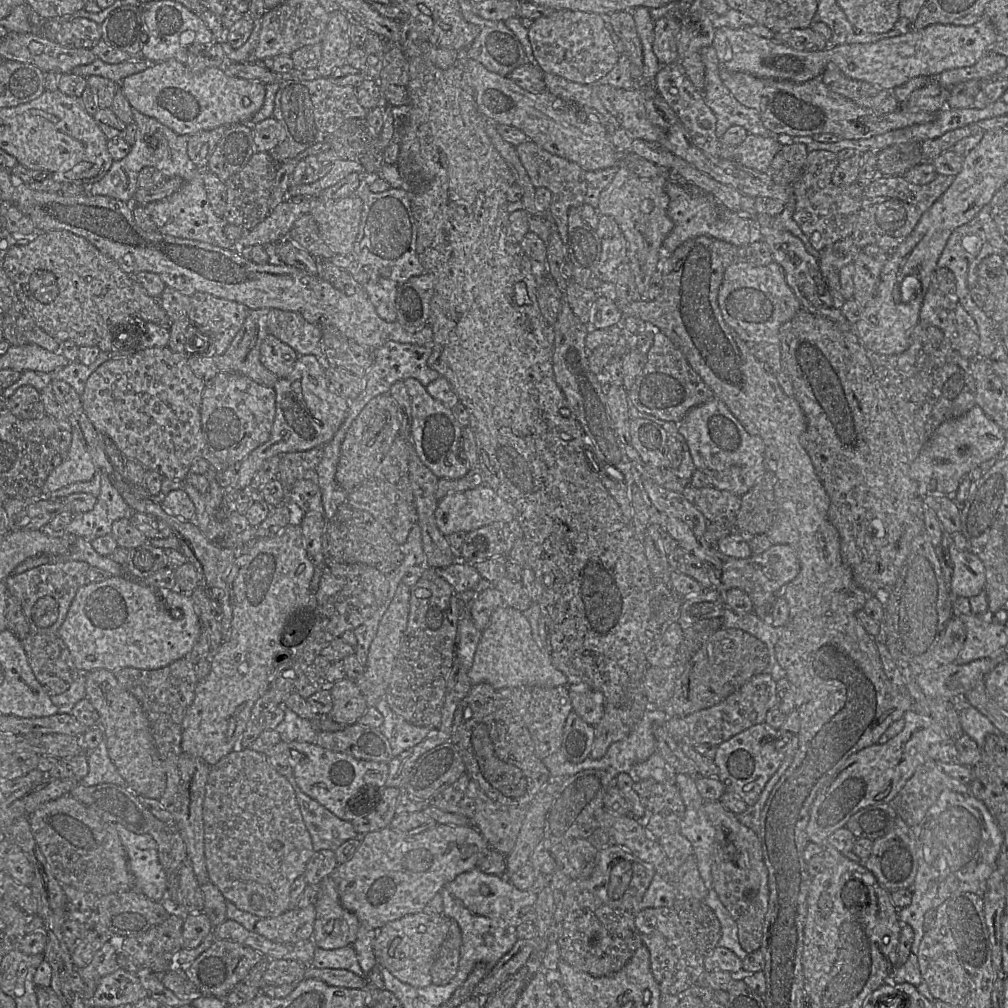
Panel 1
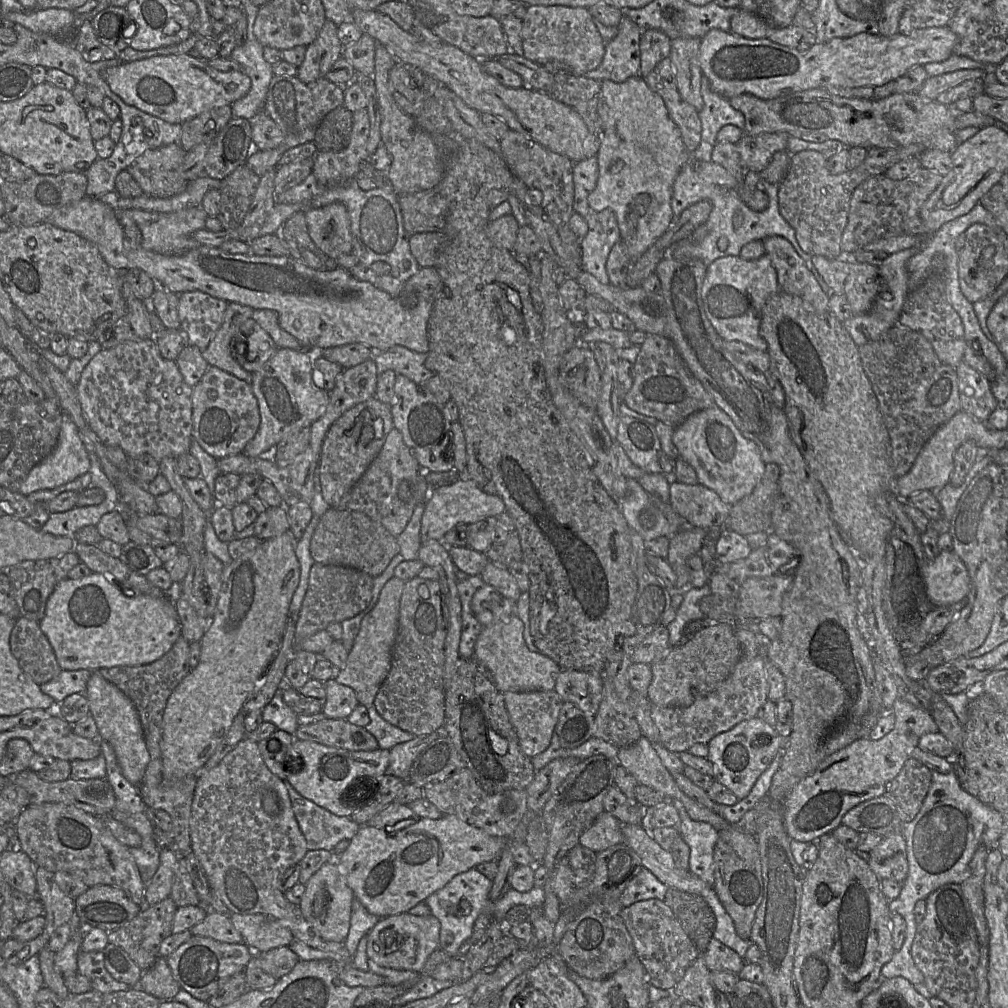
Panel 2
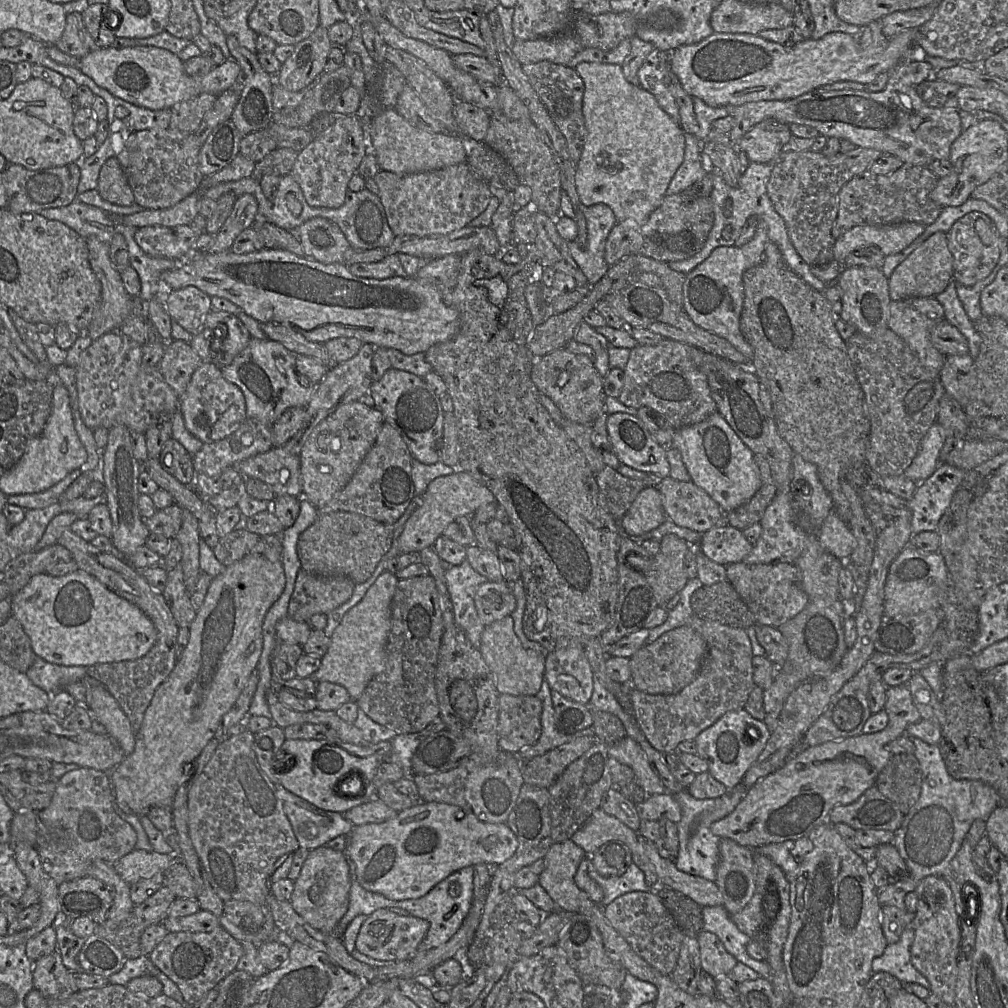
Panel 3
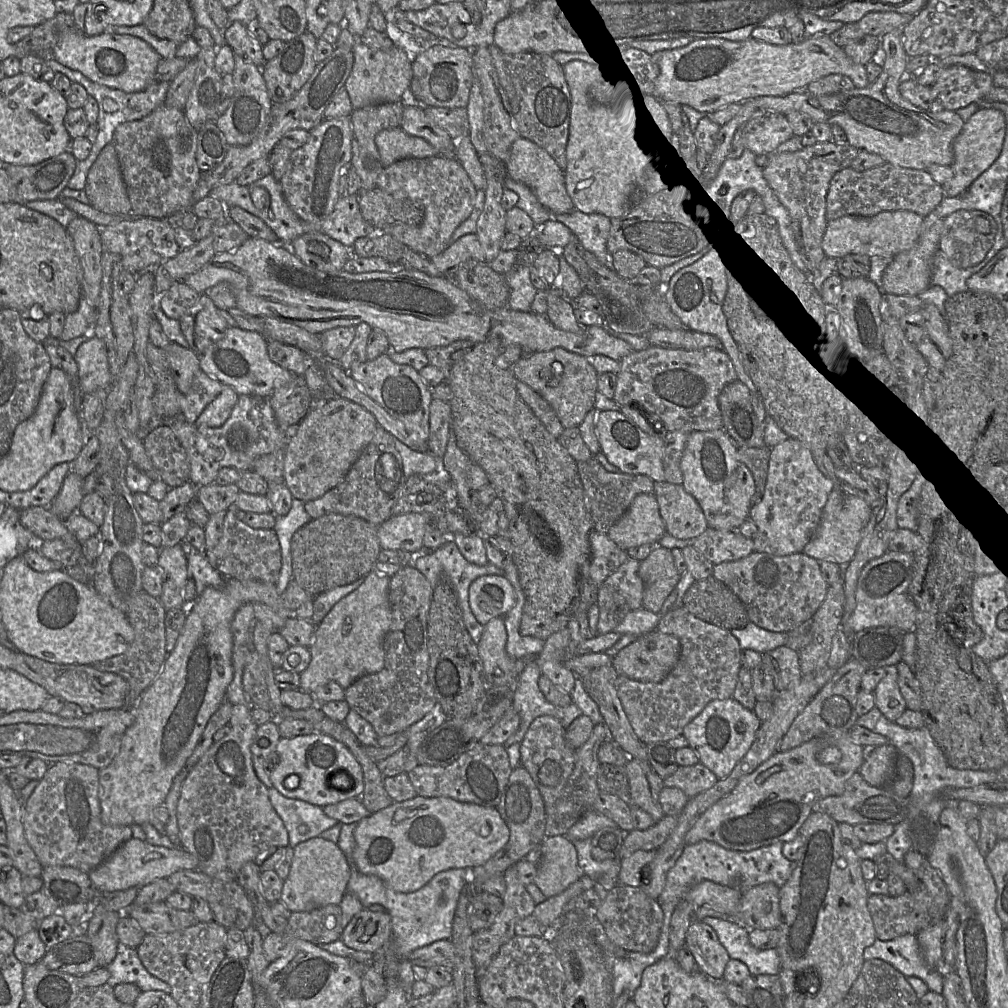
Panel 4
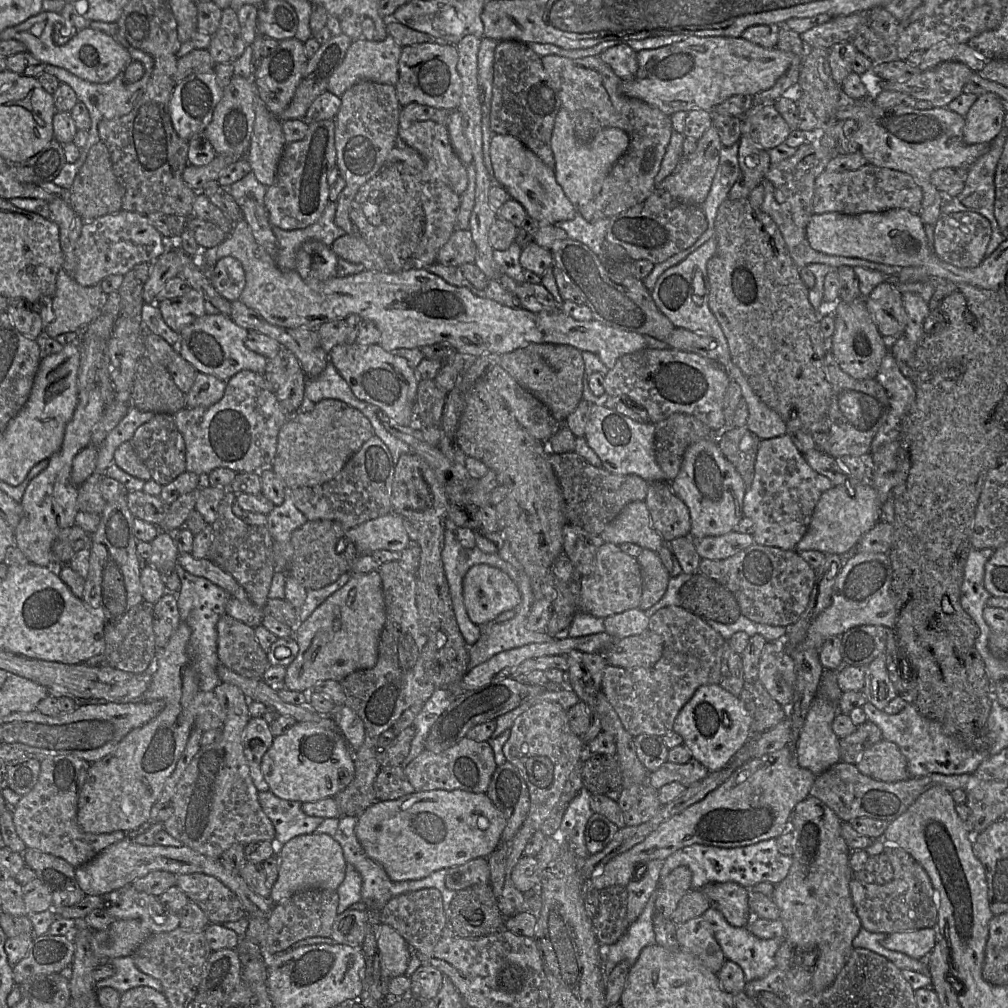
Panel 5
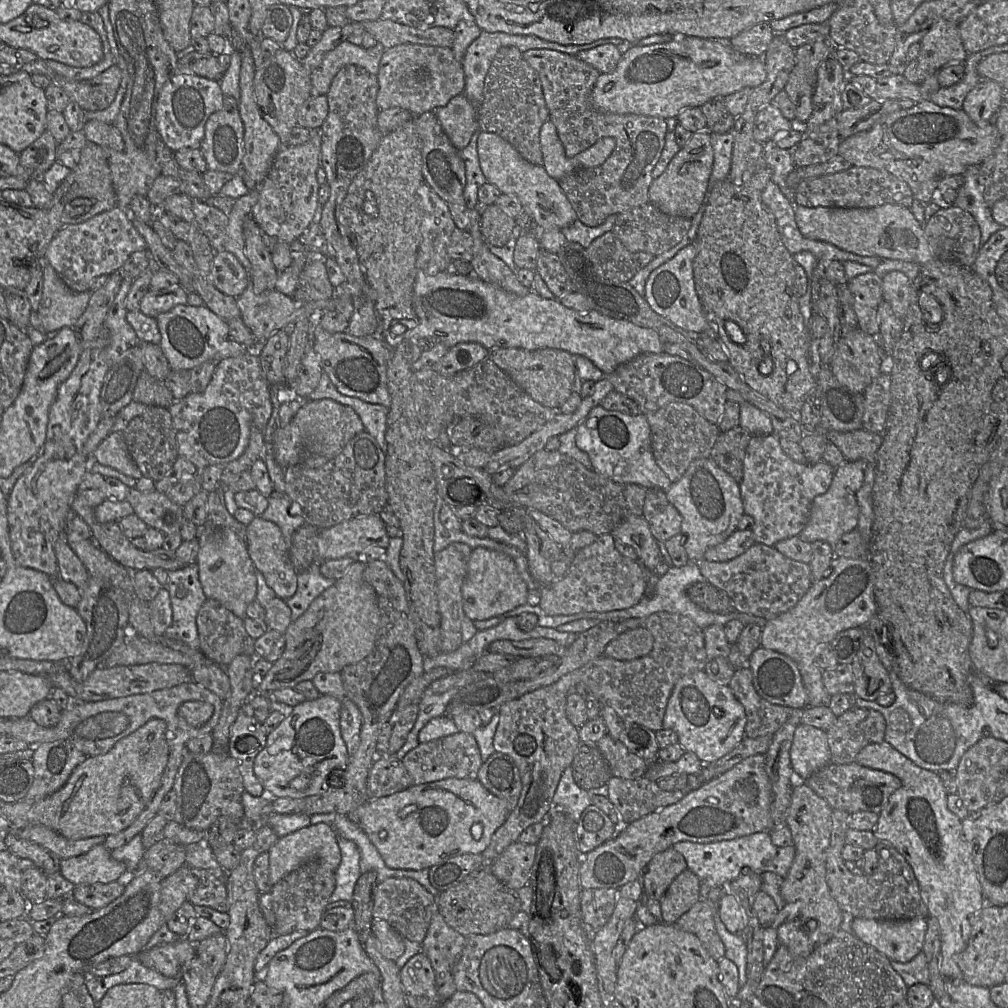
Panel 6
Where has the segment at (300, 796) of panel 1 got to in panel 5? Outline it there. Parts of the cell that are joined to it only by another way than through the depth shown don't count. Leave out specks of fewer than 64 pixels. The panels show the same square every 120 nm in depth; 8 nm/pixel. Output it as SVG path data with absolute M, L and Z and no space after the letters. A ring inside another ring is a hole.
M270 790L259 791L258 800L263 812L273 823L275 840L281 844L299 835L314 833L324 820L305 814L301 802L279 798Z

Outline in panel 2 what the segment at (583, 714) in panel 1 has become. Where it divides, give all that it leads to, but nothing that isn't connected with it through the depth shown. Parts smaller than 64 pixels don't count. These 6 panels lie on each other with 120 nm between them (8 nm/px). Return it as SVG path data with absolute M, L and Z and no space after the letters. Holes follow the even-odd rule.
M562 669L554 691L564 701L572 702L586 714L595 716L603 698L601 673Z

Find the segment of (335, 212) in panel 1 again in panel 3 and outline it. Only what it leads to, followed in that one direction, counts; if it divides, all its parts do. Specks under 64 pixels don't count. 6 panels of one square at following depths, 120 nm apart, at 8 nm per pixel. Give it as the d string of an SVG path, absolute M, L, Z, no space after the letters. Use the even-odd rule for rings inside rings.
M323 217L309 219L302 223L295 231L289 232L295 232L295 237L299 240L303 247L305 257L316 260L323 264L342 263L344 254L348 250L353 249L347 241L344 233L341 231L340 227L336 223Z

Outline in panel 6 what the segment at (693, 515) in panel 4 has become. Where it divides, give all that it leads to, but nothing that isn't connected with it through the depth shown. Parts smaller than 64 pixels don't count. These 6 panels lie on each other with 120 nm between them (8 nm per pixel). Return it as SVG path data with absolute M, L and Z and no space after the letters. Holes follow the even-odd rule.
M647 490L642 516L647 520L651 533L659 543L681 533L682 516L668 501L663 490Z

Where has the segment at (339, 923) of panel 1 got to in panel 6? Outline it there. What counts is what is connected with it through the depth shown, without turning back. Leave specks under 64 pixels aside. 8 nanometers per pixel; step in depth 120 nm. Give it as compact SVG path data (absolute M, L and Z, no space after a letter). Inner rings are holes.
M326 823L310 824L278 838L269 849L271 885L273 886L284 876L311 860L323 861L333 872L338 868L341 862L341 852L337 843L337 834L332 826Z

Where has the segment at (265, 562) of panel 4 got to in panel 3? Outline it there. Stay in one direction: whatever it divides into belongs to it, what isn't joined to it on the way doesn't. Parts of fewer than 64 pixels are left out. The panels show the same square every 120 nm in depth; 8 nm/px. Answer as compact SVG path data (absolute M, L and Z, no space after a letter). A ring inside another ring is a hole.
M234 529L220 538L213 552L225 567L251 554L260 554L271 562L282 562L283 546L280 535L261 535L247 529Z

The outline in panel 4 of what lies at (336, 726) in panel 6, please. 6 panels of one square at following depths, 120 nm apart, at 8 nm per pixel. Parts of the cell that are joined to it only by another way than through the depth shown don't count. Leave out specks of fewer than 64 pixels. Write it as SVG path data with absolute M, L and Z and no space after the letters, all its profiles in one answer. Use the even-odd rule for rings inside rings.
M323 733L281 738L276 746L277 761L269 768L273 787L287 798L304 800L321 808L347 799L360 799L364 790L363 770L351 751ZM338 778L354 778L349 791L337 791Z

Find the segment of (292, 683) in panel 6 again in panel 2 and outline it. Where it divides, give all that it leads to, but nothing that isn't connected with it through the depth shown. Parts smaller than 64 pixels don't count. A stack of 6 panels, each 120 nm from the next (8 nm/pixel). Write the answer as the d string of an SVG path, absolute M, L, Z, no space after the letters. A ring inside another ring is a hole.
M392 577L382 588L374 608L366 614L360 630L349 651L346 665L340 669L335 680L352 688L359 704L371 707L375 697L391 669L391 652L397 636L400 600L405 581Z

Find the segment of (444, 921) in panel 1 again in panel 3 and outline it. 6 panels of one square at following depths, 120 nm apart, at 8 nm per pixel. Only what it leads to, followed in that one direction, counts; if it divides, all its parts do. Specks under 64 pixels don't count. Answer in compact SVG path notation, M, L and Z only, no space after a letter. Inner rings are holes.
M378 909L367 916L363 922L356 942L355 948L362 954L376 960L403 961L414 957L417 948L429 930L430 923L418 917L401 916L391 912L389 909Z

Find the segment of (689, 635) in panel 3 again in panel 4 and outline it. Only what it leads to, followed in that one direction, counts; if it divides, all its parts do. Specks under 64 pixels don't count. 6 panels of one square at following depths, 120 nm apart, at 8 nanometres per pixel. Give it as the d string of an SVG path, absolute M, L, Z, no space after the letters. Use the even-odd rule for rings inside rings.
M653 630L638 637L612 657L618 675L632 680L658 683L677 664L681 644L677 637Z

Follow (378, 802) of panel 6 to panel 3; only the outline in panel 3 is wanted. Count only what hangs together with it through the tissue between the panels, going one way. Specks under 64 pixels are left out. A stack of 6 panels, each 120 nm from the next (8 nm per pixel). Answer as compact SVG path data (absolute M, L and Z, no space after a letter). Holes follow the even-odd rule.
M419 801L382 823L354 826L347 838L345 856L354 865L359 884L366 890L395 900L418 899L453 872L466 866L486 864L495 867L517 850L518 841L506 823L487 823L456 805Z

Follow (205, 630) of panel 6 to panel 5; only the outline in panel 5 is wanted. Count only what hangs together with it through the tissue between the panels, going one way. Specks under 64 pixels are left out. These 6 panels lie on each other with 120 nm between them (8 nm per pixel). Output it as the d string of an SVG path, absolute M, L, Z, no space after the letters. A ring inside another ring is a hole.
M226 613L217 622L216 629L220 664L242 676L263 679L269 661L255 637L254 627Z

